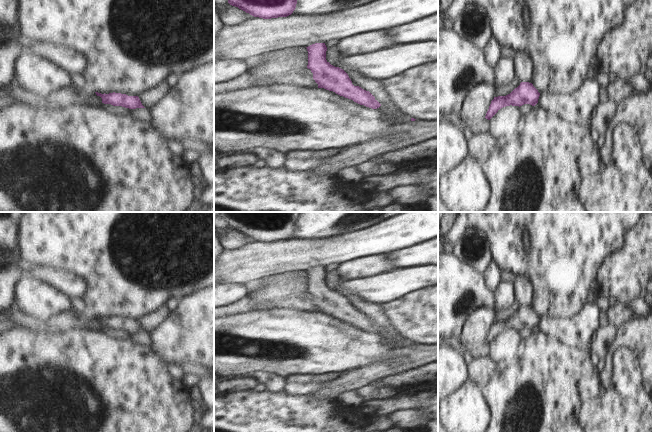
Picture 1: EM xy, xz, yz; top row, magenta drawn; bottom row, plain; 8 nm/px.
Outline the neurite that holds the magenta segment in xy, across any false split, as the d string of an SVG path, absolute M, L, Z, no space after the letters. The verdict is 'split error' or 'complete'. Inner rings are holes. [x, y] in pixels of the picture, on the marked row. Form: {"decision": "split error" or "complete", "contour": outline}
{"decision": "complete", "contour": "M95 92L97 96L102 98L102 103L111 104L113 106L122 106L129 109L136 108L145 108L138 96L128 96L126 94L121 93L109 93L109 94L101 94Z"}

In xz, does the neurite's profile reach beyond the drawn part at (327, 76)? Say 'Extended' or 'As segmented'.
As segmented.

